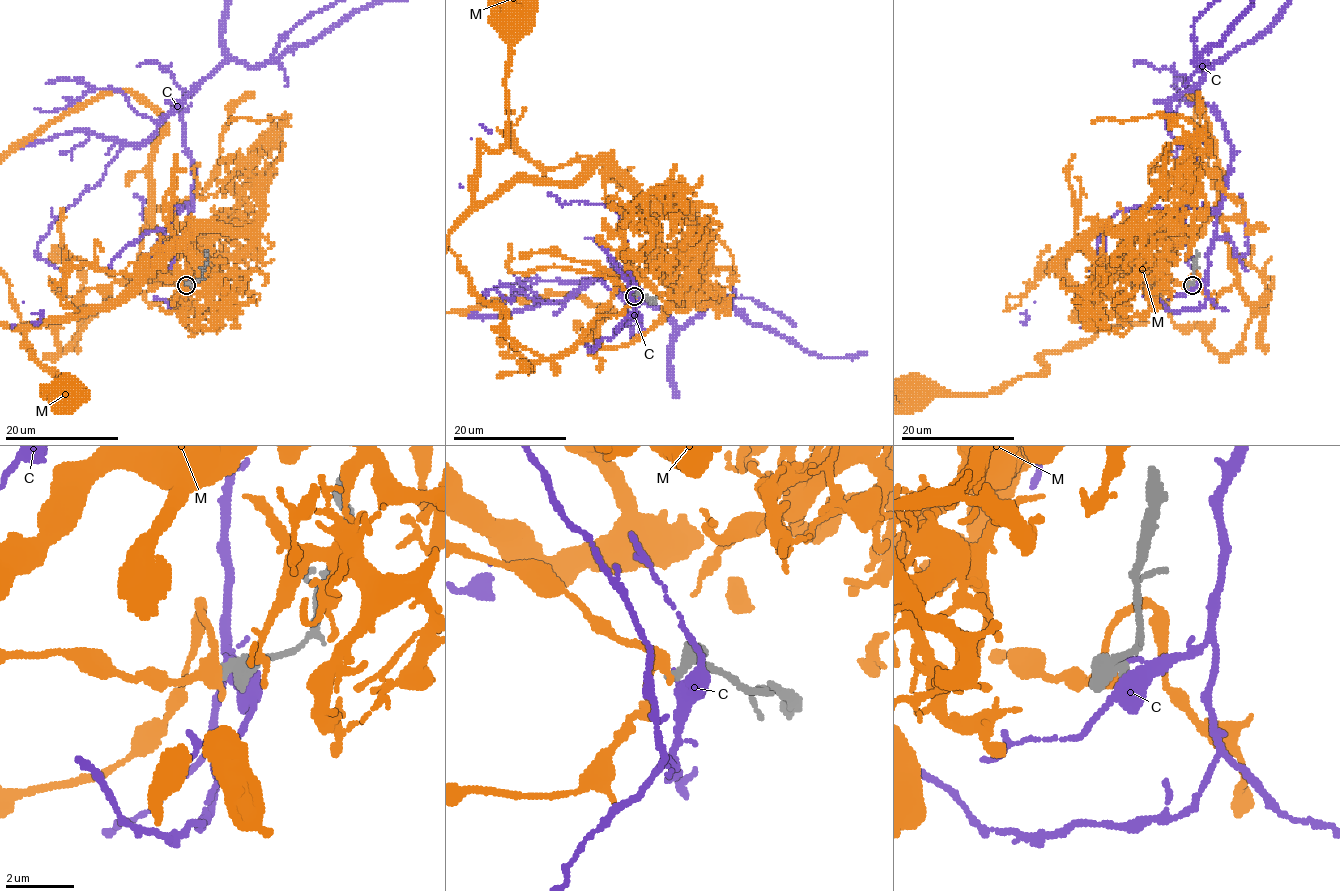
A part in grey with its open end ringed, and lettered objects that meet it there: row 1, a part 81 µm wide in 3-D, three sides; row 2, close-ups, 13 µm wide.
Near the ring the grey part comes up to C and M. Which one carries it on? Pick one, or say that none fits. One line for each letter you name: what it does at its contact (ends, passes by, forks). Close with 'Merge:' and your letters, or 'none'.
Merge: none

